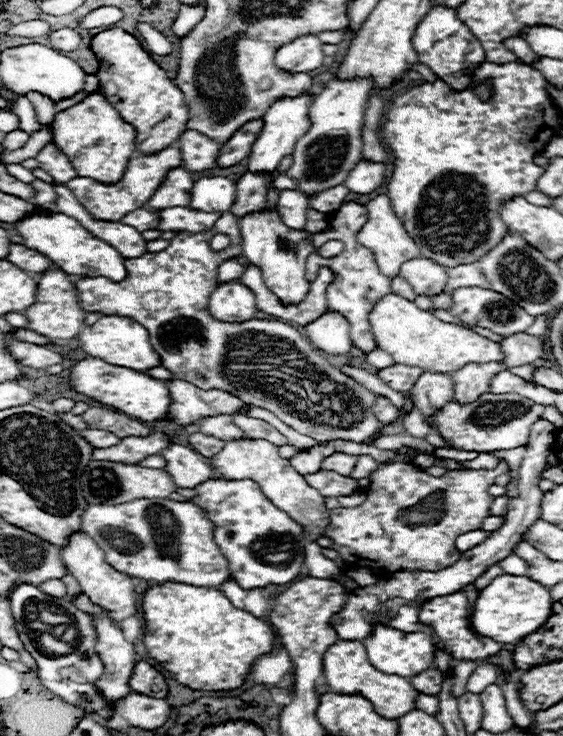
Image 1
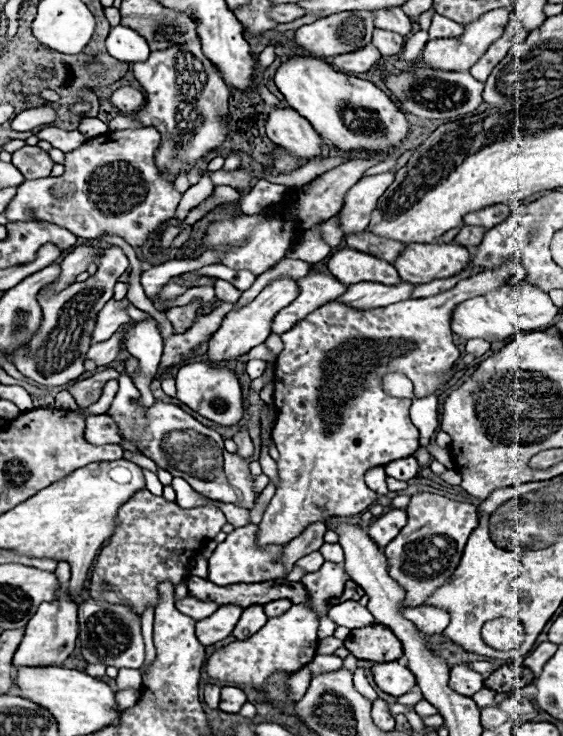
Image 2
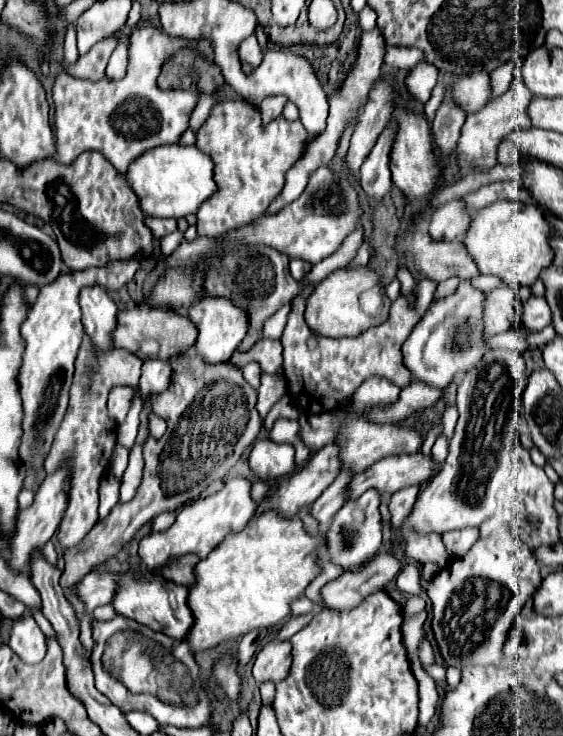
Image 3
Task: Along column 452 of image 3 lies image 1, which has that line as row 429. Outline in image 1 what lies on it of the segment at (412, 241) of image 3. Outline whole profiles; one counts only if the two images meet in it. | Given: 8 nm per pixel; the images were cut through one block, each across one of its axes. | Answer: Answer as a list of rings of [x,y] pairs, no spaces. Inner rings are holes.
[[[236,414],[234,416],[234,424],[238,424],[238,428],[242,428],[242,432],[246,436],[254,436],[254,438],[264,438],[264,440],[270,440],[272,444],[286,444],[286,438],[274,430],[268,422],[264,420],[258,420],[258,418],[250,418],[250,416],[244,416],[244,414]]]

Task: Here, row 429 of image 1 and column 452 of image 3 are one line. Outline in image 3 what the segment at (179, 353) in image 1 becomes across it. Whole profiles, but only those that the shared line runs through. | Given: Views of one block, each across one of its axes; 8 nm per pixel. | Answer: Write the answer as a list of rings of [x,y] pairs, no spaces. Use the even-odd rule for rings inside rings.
[[[470,278],[458,284],[456,292],[444,296],[428,308],[424,318],[414,326],[412,334],[402,346],[404,364],[412,370],[418,382],[446,388],[456,374],[468,372],[488,352],[484,330],[480,330],[480,318],[484,318],[484,298],[488,292],[480,292],[470,284]]]

